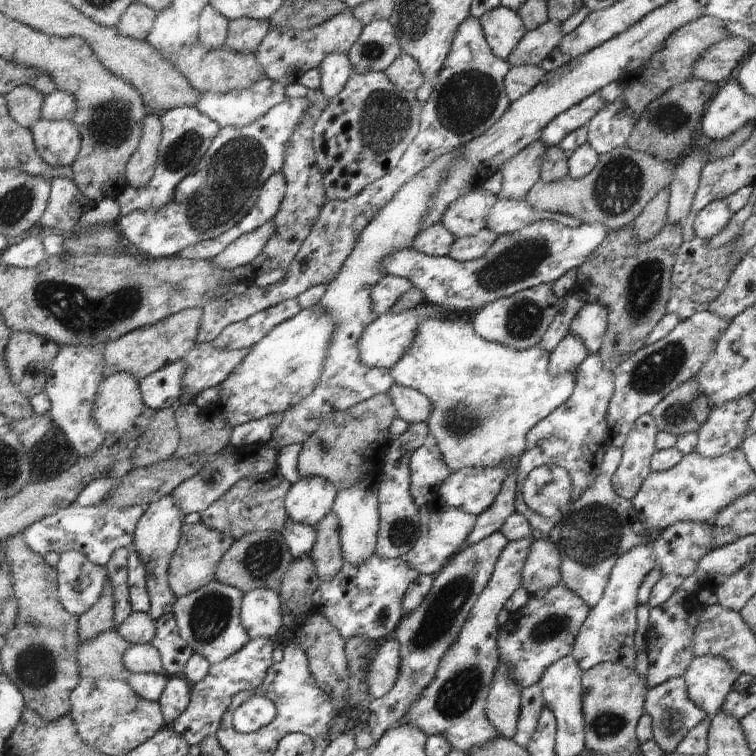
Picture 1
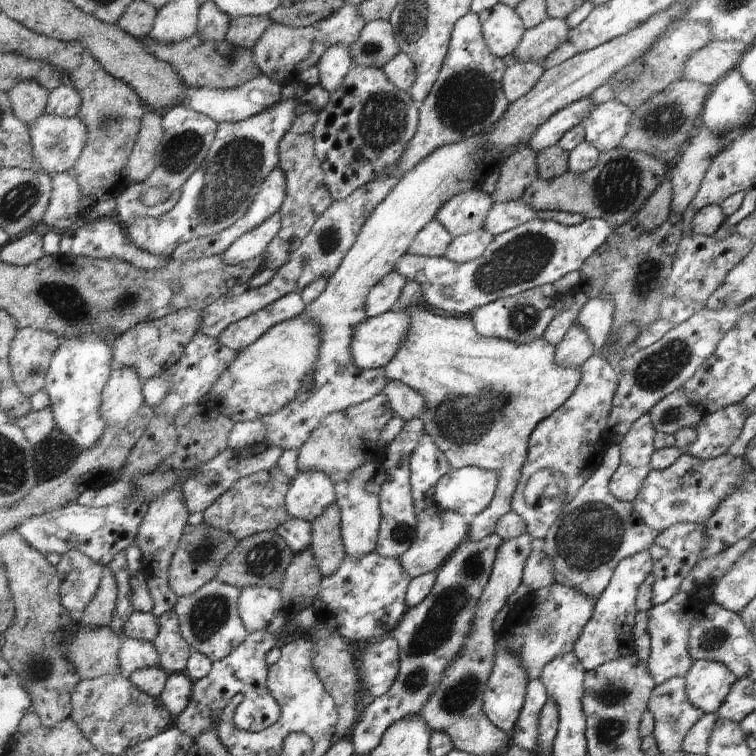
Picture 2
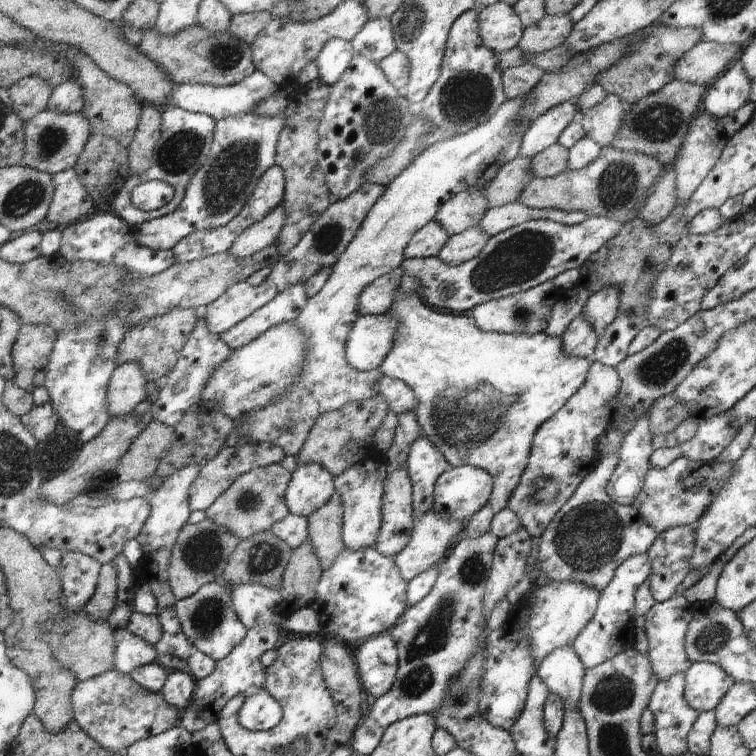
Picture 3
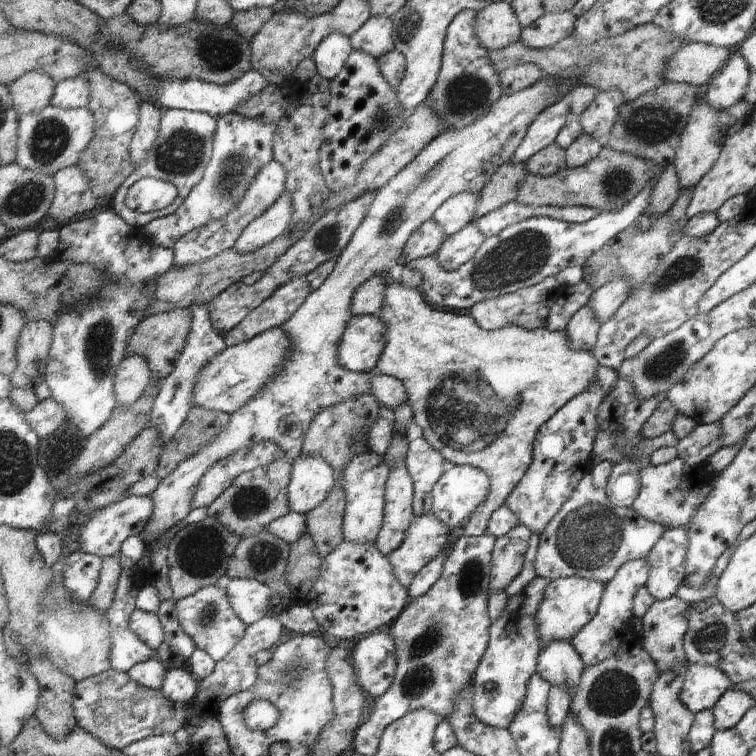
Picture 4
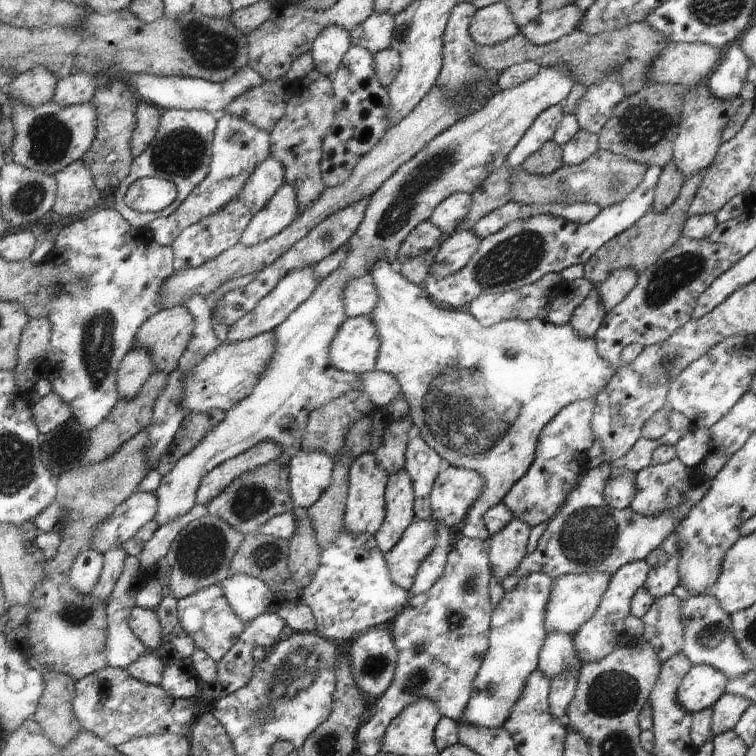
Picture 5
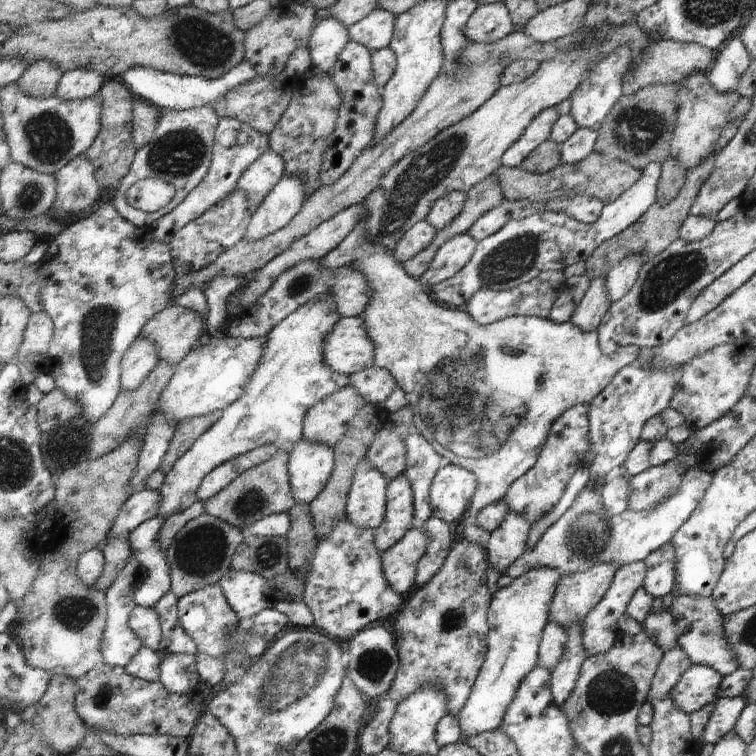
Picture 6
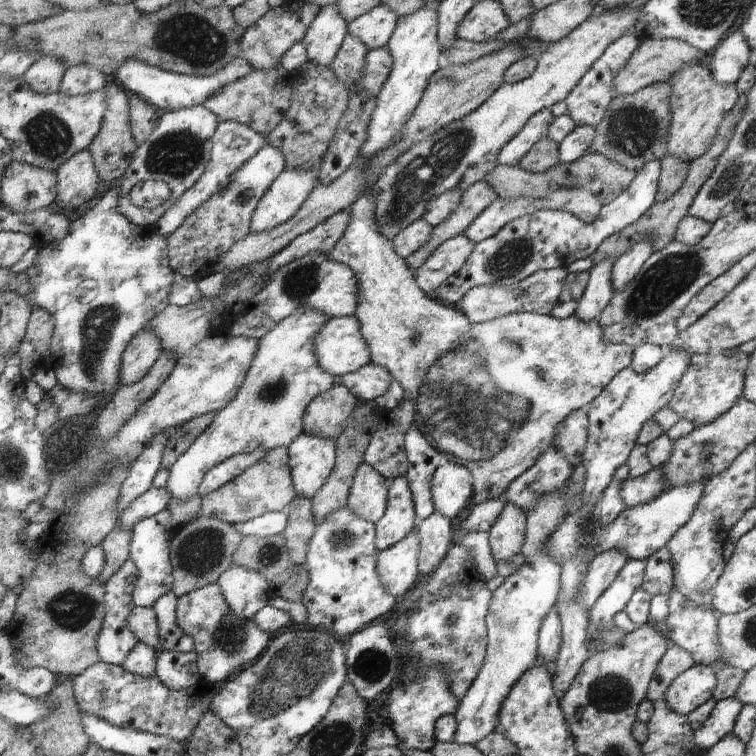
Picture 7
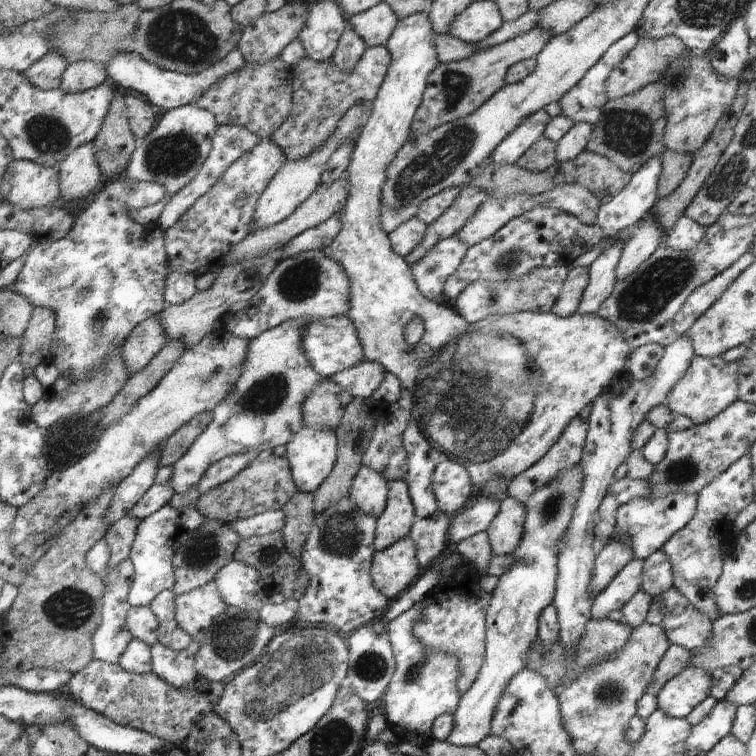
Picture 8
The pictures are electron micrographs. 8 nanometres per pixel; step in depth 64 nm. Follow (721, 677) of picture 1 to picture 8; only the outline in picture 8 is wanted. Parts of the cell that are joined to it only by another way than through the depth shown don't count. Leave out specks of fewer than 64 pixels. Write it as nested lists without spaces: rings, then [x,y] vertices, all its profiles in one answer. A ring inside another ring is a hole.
[[[685,668],[665,682],[656,694],[656,708],[672,718],[686,718],[709,696],[710,674],[704,669]]]

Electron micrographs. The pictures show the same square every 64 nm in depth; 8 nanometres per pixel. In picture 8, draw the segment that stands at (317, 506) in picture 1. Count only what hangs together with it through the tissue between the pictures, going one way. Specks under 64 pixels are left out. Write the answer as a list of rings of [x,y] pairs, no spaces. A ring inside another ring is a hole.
[[[303,425],[284,445],[284,448],[286,451],[285,459],[287,460],[295,489],[312,494],[330,474],[336,460],[336,436],[333,430]]]

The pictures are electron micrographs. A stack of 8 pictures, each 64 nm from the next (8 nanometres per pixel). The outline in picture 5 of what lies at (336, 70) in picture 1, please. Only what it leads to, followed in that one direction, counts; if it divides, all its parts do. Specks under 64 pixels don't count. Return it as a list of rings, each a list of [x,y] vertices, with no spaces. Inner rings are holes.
[[[325,26],[313,40],[313,46],[308,52],[313,60],[314,69],[321,76],[328,77],[333,74],[349,46],[351,44],[348,32],[341,30],[339,26]]]

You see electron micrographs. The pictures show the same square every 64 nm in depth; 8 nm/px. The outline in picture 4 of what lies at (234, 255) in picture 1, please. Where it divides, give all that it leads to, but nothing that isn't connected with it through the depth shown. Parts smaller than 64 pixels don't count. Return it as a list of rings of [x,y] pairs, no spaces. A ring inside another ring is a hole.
[[[284,190],[283,194],[259,218],[249,221],[235,240],[232,249],[247,254],[269,244],[287,229],[291,212],[293,212],[291,198],[289,198],[289,192]]]

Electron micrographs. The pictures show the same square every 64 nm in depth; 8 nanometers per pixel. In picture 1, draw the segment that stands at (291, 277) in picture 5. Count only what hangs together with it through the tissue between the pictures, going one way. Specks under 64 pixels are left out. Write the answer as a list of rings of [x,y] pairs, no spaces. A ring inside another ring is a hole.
[[[296,298],[284,300],[243,320],[228,324],[211,344],[223,350],[249,348],[259,342],[271,328],[295,316],[301,309]]]

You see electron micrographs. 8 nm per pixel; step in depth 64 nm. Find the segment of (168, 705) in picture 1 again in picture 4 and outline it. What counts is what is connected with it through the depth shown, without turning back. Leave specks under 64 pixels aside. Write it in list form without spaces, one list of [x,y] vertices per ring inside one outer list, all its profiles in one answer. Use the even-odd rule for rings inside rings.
[[[175,662],[163,675],[161,694],[171,702],[186,704],[197,692],[197,678],[184,664]]]

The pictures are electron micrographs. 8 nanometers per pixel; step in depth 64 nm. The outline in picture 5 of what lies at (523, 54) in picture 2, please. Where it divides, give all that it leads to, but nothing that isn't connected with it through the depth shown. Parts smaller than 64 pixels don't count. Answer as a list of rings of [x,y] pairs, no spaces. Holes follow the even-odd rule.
[[[573,3],[562,6],[559,10],[540,12],[537,18],[533,18],[531,22],[528,22],[519,30],[521,31],[521,36],[525,40],[529,40],[531,44],[543,46],[573,32],[577,24],[579,24],[583,13]]]

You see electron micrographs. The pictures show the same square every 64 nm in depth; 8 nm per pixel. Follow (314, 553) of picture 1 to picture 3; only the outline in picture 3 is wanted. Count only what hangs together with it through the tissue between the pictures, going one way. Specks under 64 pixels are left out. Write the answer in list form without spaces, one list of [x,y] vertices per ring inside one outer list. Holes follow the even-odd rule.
[[[333,496],[311,516],[307,516],[308,539],[321,571],[327,570],[333,558],[344,547],[341,538],[342,506],[339,496]]]

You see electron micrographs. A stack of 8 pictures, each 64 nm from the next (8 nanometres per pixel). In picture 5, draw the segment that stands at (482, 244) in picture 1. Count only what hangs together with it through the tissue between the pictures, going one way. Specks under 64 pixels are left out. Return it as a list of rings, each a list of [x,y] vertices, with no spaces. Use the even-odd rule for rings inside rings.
[[[472,229],[457,230],[438,245],[431,262],[431,275],[443,278],[461,270],[477,250],[481,238]]]

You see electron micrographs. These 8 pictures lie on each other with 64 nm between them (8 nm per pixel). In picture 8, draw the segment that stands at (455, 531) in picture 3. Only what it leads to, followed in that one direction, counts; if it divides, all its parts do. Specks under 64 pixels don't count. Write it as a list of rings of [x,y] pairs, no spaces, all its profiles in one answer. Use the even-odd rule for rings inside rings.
[[[403,538],[381,551],[374,551],[369,566],[369,577],[374,590],[391,601],[404,592],[415,580],[419,568],[415,547]]]

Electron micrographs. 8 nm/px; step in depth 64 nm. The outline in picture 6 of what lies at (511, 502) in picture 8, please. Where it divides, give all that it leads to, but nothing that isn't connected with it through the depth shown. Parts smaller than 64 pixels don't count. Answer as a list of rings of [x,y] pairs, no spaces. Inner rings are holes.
[[[507,511],[503,522],[489,533],[485,546],[486,559],[497,572],[505,572],[511,562],[515,562],[525,551],[525,540],[531,525],[519,514]]]

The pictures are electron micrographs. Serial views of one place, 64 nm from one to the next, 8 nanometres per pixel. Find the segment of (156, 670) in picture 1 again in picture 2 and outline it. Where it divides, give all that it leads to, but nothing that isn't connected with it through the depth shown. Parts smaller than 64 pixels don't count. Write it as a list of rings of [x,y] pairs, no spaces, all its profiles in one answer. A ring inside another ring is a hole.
[[[123,550],[117,552],[113,556],[113,560],[110,560],[107,564],[107,568],[111,570],[116,586],[114,614],[108,627],[121,642],[119,652],[117,652],[119,668],[124,675],[135,672],[135,670],[141,670],[141,668],[160,668],[159,656],[150,642],[127,638],[121,632],[125,620],[133,611],[131,604],[129,604],[131,589],[125,552]]]

